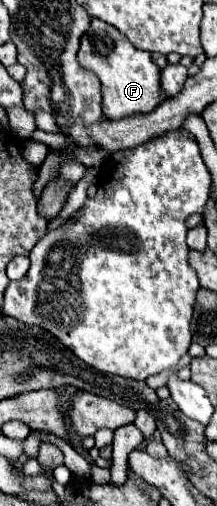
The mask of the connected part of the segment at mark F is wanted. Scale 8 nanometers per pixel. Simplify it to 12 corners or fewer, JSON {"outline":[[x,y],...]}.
{"outline":[[99,19],[77,57],[101,79],[108,120],[165,99],[159,67]]}

